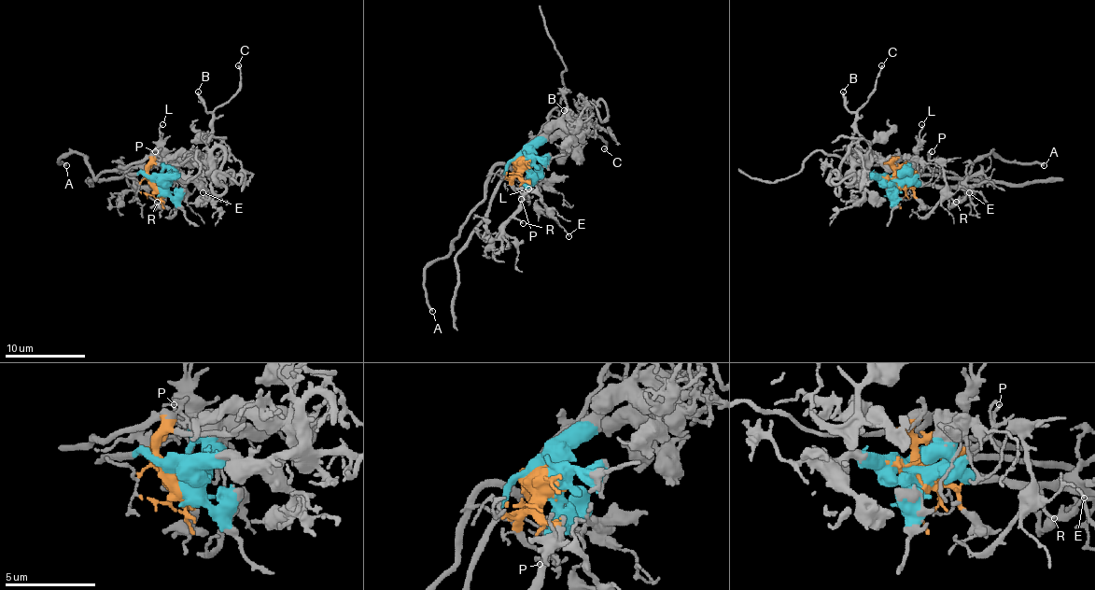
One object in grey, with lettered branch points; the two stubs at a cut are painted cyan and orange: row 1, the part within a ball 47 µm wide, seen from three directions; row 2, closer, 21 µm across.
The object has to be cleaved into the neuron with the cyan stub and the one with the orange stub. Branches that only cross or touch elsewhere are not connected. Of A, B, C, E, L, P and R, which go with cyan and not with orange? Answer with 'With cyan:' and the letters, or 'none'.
With cyan: B, C, E, R

